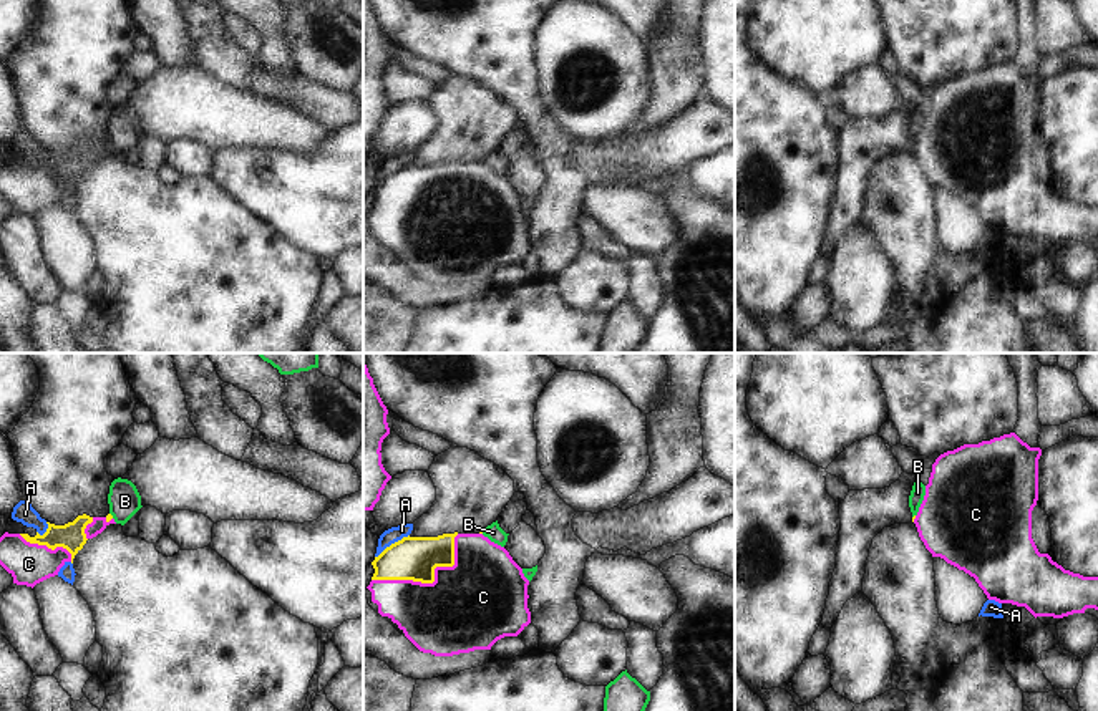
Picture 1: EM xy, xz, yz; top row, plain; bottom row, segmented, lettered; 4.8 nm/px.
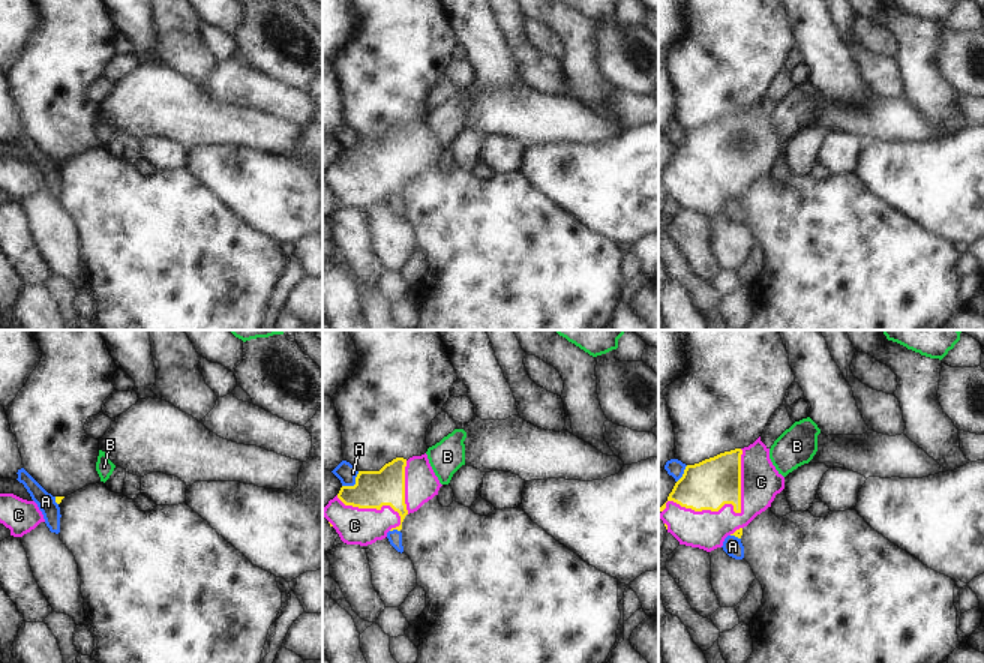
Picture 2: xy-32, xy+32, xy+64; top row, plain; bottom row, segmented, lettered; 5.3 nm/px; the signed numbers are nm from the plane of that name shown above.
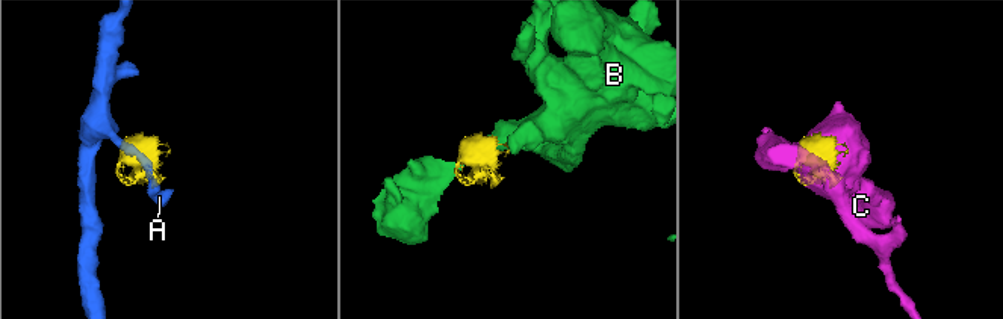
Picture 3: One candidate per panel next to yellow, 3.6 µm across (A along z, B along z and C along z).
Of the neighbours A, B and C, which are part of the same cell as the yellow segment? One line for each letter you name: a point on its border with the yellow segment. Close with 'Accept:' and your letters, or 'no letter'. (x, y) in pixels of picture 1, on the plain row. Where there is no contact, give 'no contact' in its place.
C: meets yellow in xz at (432, 211)
Accept: C

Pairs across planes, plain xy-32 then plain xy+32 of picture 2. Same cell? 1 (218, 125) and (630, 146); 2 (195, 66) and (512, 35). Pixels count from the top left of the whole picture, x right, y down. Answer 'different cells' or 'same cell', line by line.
1: different cells
2: same cell

